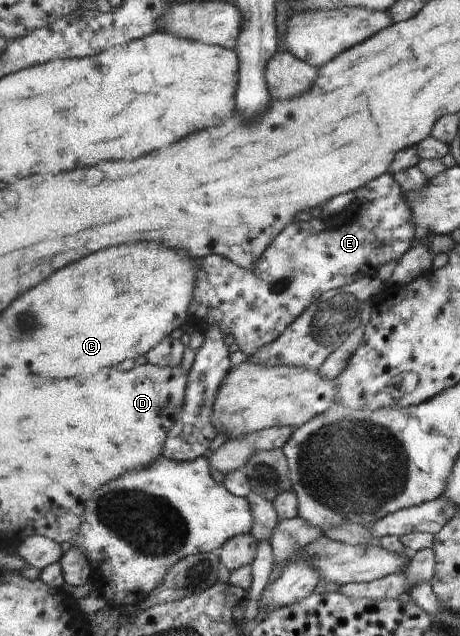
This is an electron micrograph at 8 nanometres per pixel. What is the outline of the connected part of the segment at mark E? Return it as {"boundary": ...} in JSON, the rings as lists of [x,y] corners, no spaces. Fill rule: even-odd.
{"boundary":[[[389,171],[360,188],[358,198],[345,208],[328,221],[312,218],[287,225],[248,269],[218,254],[194,261],[198,263],[198,273],[189,305],[190,317],[206,321],[208,327],[218,326],[223,334],[232,335],[239,350],[249,358],[260,348],[272,344],[325,291],[345,287],[364,276],[376,277],[382,265],[400,260],[419,234],[413,225],[409,201],[405,201],[401,186]]]}

